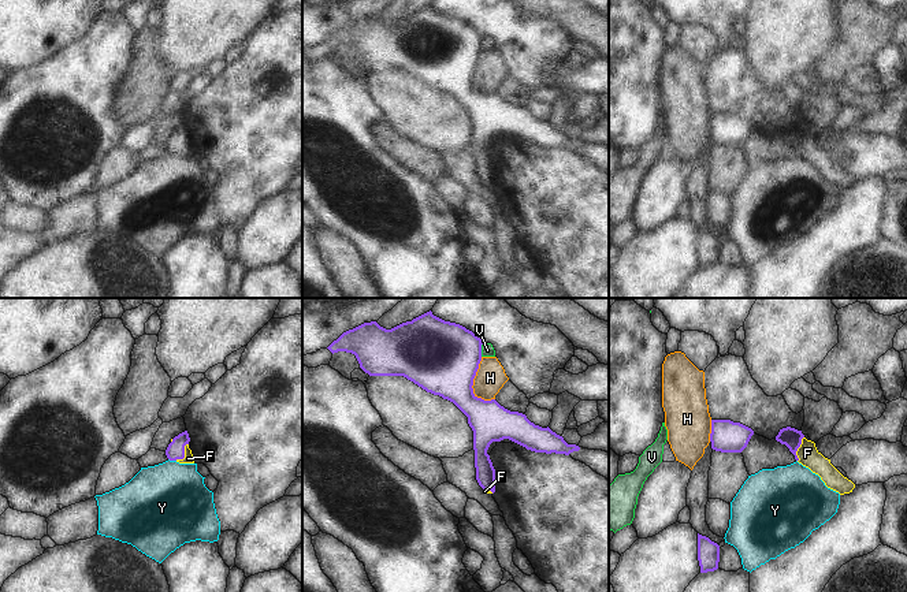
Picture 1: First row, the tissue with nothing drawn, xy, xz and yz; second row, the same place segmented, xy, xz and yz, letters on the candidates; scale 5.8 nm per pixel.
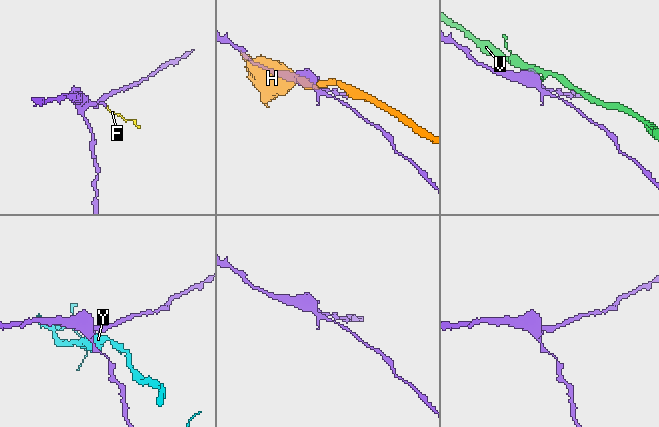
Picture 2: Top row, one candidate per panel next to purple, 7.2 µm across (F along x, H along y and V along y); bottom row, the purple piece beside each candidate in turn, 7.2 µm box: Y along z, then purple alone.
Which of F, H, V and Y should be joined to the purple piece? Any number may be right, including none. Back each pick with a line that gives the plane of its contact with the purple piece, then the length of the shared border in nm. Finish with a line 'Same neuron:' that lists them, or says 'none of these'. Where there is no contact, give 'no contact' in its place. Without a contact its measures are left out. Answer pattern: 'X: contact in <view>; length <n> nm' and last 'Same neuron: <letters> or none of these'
F: contact in yz; length 160 nm
Same neuron: F

